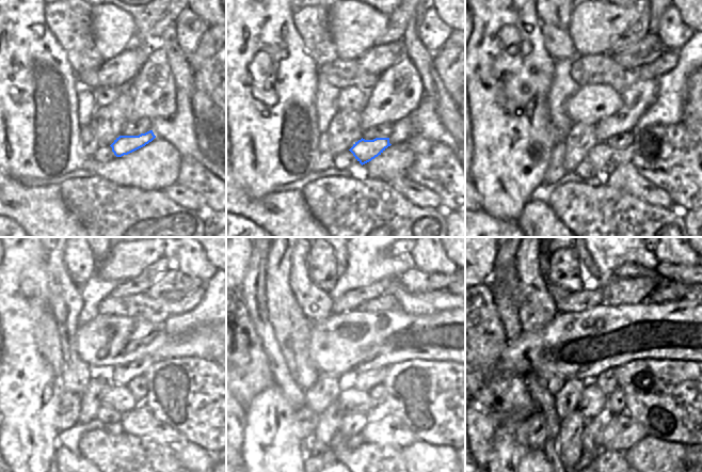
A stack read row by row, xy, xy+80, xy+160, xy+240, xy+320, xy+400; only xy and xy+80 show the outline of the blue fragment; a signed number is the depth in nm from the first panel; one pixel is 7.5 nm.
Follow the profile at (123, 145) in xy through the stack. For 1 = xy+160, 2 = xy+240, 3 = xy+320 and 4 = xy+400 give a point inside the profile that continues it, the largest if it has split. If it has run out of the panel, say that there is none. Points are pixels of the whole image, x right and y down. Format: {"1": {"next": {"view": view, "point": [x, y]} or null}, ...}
{"1": {"next": {"view": "xy+160", "point": [605, 159]}}, "2": {"next": {"view": "xy+240", "point": [118, 397]}}, "3": {"next": {"view": "xy+320", "point": [352, 400]}}, "4": {"next": {"view": "xy+400", "point": [592, 405]}}}

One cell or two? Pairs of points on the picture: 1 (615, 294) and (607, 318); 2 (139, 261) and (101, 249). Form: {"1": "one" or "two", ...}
{"1": "two", "2": "two"}

